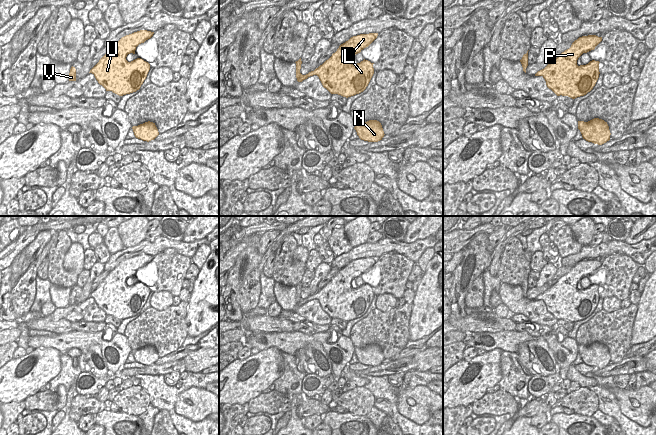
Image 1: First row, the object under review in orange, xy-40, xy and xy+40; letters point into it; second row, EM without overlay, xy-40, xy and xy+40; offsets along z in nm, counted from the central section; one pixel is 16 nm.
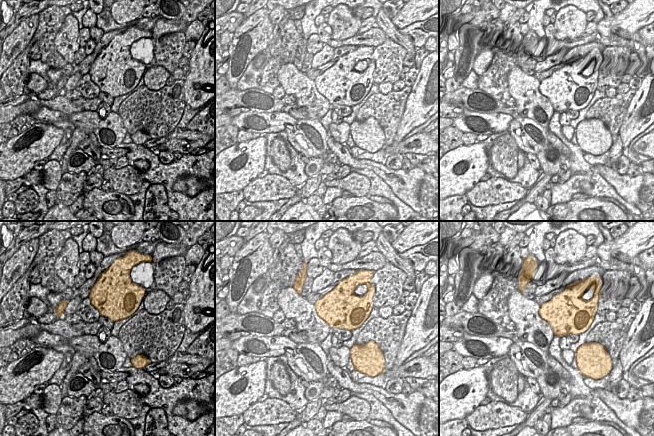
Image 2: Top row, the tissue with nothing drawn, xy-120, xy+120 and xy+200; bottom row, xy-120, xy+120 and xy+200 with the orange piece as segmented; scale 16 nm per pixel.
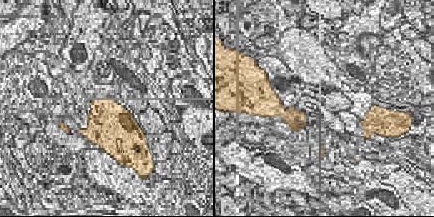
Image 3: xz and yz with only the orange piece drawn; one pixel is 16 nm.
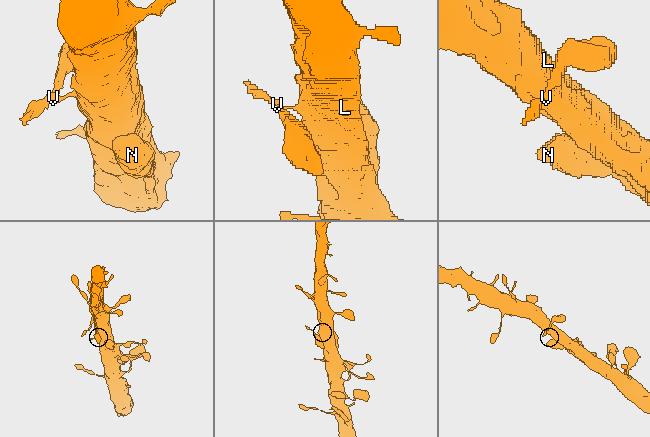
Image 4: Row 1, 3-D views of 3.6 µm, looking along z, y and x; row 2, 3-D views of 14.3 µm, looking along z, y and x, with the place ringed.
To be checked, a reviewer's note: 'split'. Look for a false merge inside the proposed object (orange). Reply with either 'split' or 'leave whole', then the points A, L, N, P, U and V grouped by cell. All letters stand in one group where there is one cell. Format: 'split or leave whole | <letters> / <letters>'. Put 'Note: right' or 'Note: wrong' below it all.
leave whole | A L N P U V
Note: wrong

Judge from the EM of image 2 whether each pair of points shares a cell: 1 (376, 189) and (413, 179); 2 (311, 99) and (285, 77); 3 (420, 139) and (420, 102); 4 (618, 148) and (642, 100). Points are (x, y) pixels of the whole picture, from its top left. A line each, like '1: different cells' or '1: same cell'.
1: different cells
2: same cell
3: different cells
4: same cell

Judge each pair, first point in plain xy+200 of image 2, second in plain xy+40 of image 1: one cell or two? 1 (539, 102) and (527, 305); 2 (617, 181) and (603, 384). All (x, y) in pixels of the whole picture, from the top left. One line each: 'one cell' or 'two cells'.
1: one cell
2: two cells

